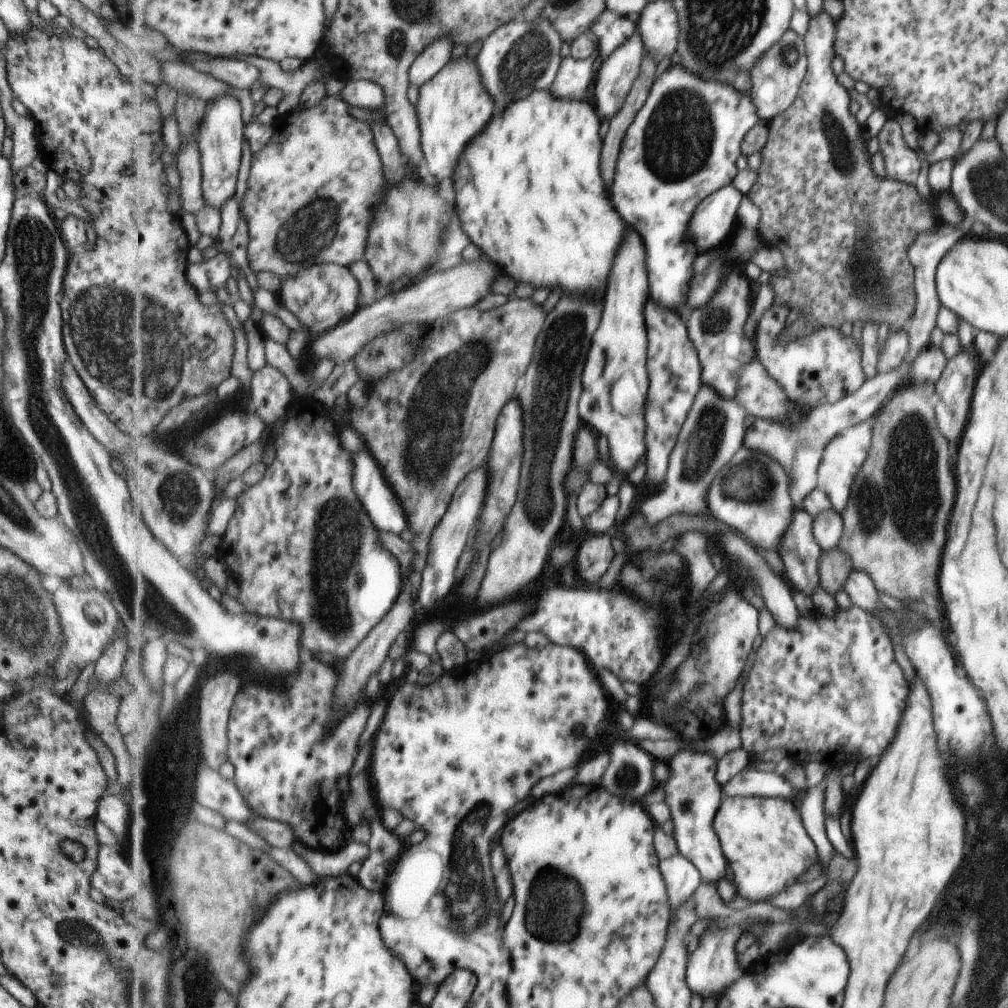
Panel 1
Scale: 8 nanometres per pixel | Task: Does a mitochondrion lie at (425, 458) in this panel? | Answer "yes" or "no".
yes

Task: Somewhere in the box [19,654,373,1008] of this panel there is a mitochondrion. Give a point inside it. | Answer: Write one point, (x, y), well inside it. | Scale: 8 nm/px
(79, 931)

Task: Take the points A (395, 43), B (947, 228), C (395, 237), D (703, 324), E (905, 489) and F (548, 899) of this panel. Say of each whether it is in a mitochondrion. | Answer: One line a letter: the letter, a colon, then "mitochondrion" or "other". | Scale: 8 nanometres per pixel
A: mitochondrion
B: other
C: other
D: mitochondrion
E: mitochondrion
F: mitochondrion

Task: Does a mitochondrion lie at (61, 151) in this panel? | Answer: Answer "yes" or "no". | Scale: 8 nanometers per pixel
no

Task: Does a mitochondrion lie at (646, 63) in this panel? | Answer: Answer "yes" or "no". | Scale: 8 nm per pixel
no

